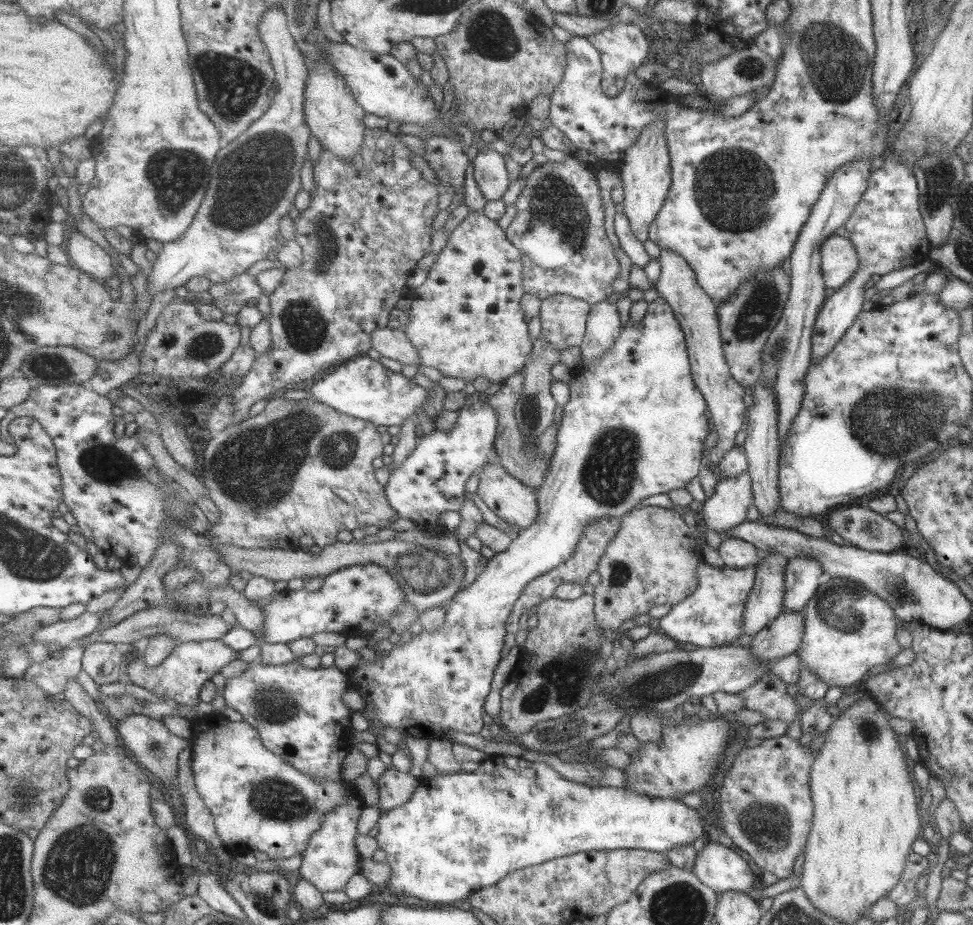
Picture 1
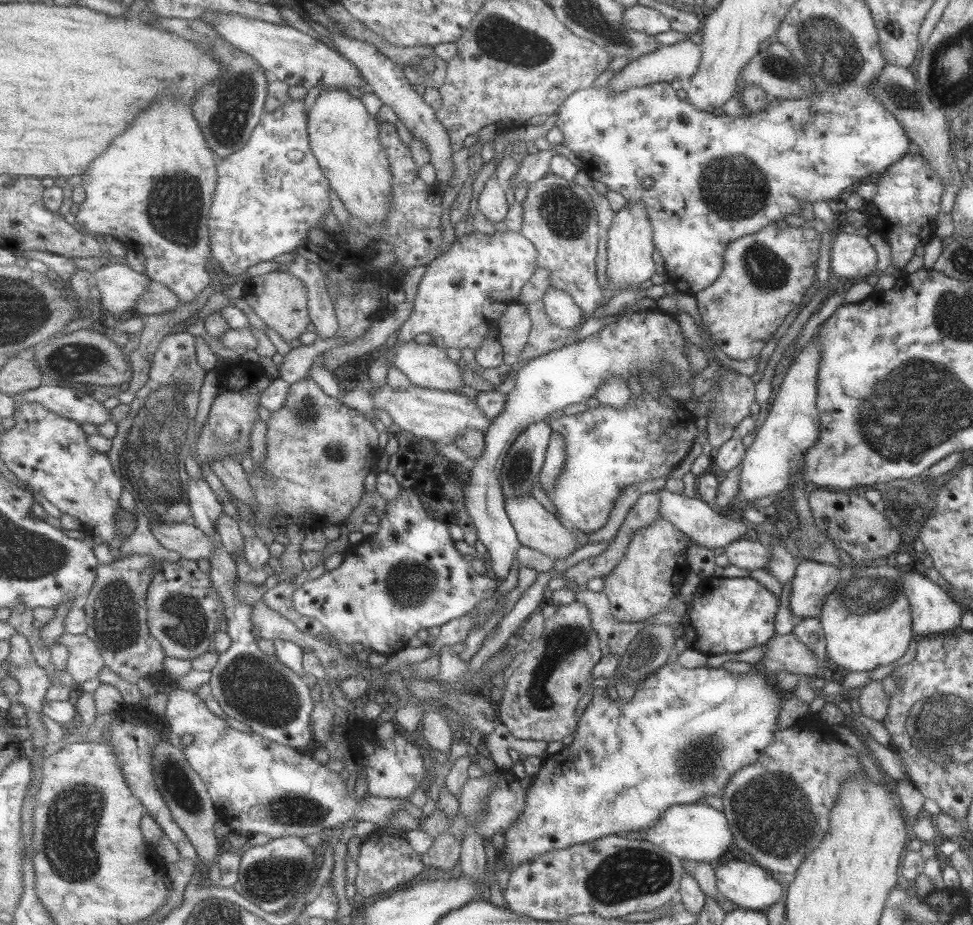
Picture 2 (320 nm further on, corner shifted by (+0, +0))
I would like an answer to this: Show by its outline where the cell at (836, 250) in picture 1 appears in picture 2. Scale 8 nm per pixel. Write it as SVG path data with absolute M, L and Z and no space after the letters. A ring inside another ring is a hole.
M838 232L831 244L830 267L844 284L875 273L876 253L867 238Z

